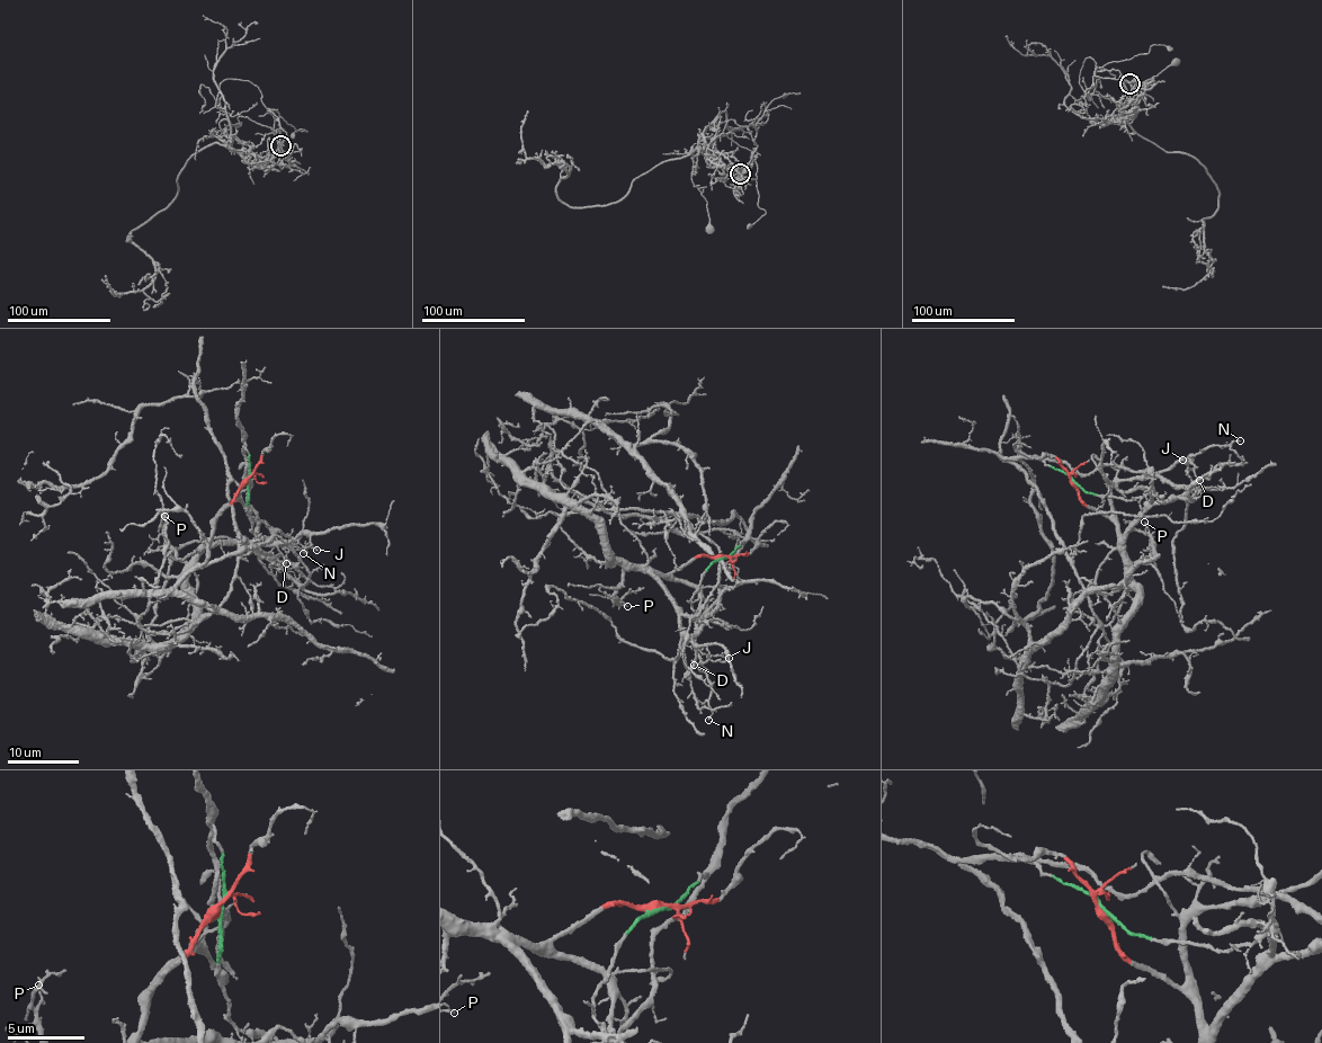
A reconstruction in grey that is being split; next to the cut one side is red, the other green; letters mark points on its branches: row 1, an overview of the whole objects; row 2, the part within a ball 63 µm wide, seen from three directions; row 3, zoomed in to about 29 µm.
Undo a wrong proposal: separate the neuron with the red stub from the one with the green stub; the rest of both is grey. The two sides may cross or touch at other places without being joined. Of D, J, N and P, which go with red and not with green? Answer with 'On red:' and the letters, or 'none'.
On red: D, J, N, P

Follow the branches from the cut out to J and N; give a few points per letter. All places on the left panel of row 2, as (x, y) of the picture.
J: (248, 480), (216, 517), (223, 507), (240, 500), (280, 545), (316, 551)
N: (248, 480), (216, 517), (223, 507), (240, 500), (257, 523), (262, 522), (289, 536), (303, 554)

